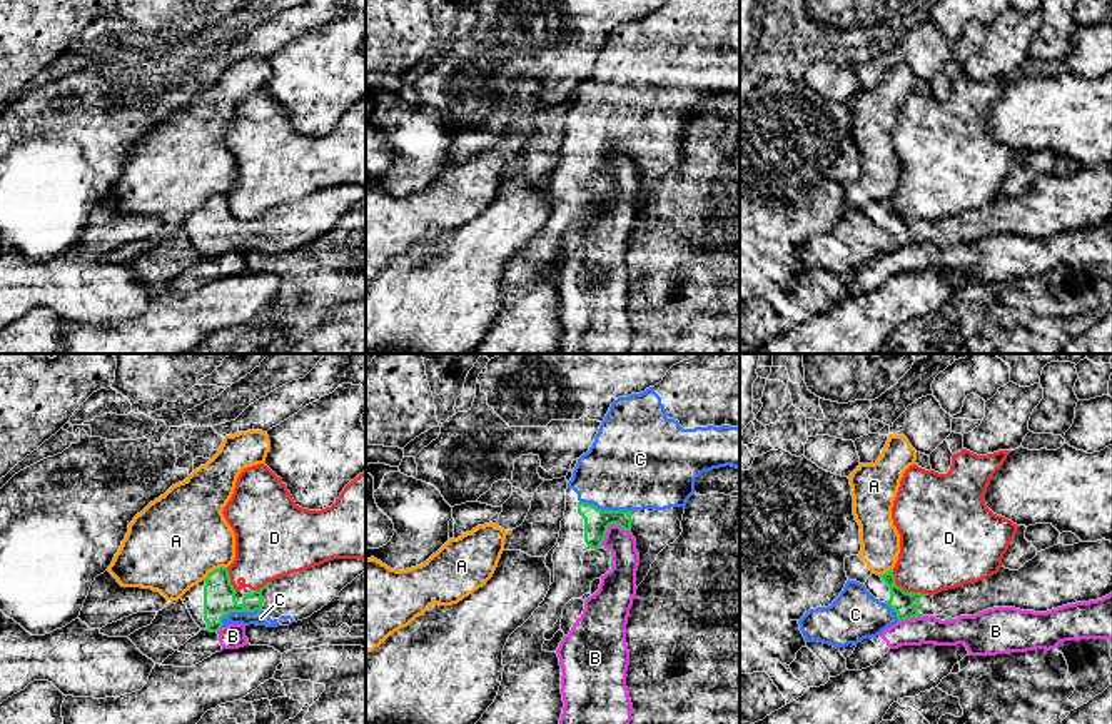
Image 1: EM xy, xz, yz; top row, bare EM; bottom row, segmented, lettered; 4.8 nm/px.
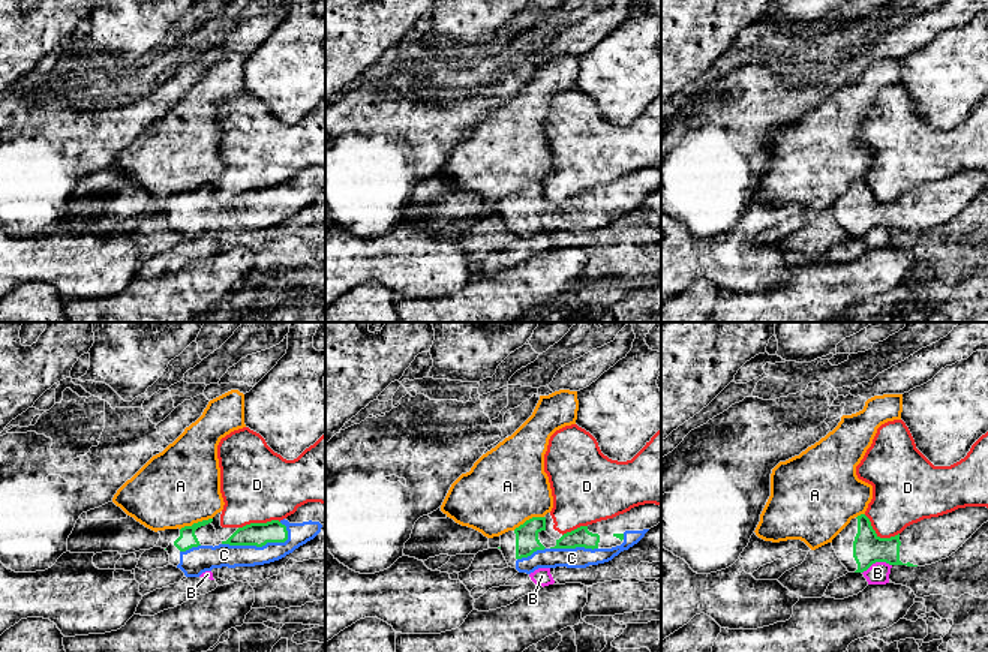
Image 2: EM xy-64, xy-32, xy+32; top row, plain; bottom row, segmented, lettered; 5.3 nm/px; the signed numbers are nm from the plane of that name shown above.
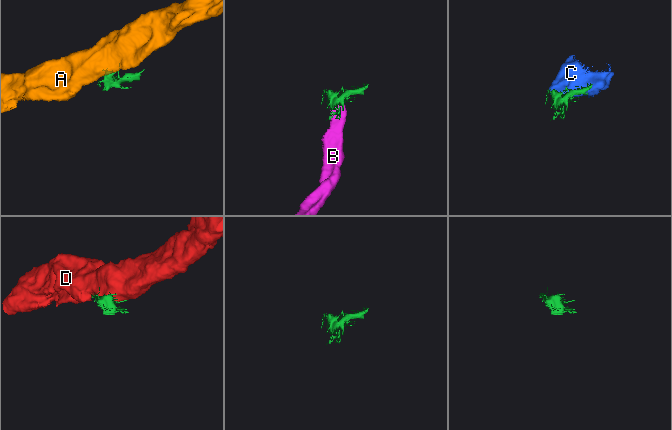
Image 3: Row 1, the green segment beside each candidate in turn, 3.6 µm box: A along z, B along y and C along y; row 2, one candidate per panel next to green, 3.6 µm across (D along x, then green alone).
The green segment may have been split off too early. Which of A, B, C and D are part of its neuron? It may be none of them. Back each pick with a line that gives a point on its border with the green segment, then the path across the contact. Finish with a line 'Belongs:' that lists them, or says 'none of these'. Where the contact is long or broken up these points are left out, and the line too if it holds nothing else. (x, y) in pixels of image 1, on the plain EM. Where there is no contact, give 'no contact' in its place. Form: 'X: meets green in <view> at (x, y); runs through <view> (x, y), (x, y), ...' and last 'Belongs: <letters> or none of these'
C: meets green in xz at (606, 137)
Belongs: C

